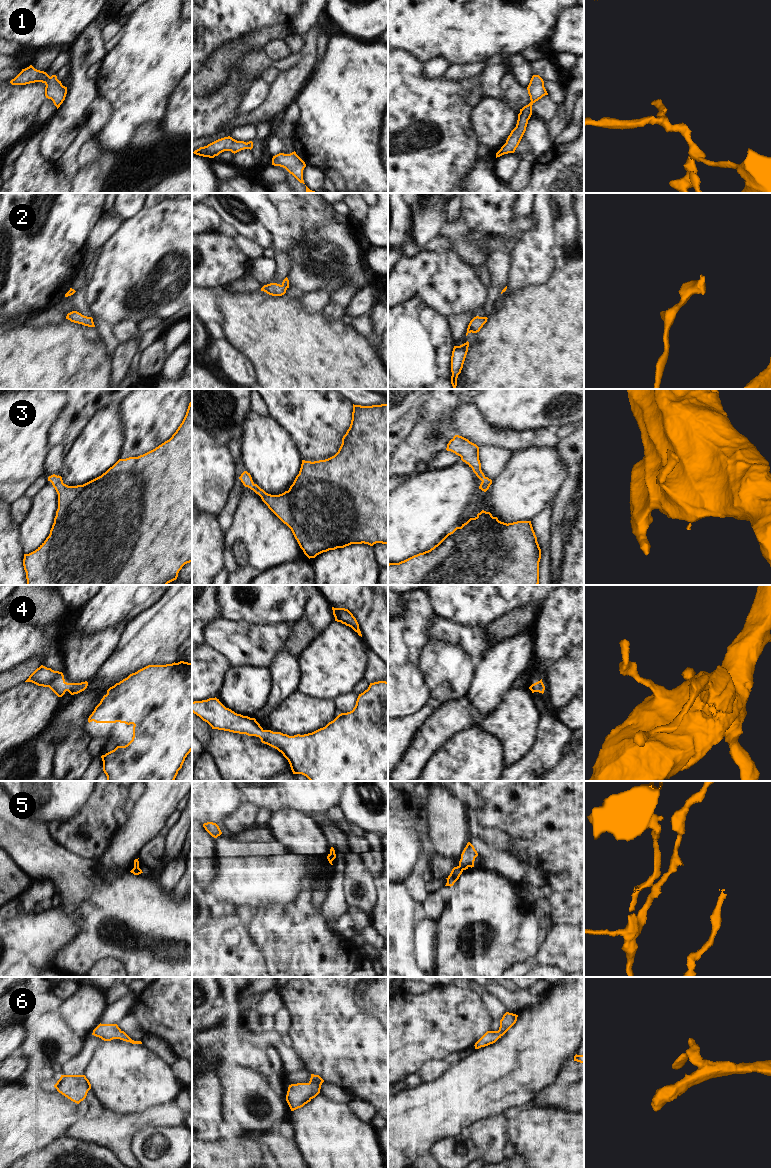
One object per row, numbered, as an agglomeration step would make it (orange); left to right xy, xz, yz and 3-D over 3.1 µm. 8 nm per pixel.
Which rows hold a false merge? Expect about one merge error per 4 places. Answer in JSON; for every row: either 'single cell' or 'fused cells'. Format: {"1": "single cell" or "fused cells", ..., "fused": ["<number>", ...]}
{"1": "single cell", "2": "single cell", "3": "single cell", "4": "single cell", "5": "single cell", "6": "single cell", "fused": []}

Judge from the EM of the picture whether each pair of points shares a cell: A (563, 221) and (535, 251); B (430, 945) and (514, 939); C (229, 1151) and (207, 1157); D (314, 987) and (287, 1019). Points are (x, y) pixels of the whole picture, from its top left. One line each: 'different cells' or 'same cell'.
A: different cells
B: different cells
C: same cell
D: different cells

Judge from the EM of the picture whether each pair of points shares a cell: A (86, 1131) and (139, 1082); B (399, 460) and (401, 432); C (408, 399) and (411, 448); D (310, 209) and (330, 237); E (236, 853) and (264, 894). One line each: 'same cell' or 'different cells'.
A: different cells
B: different cells
C: different cells
D: different cells
E: same cell

